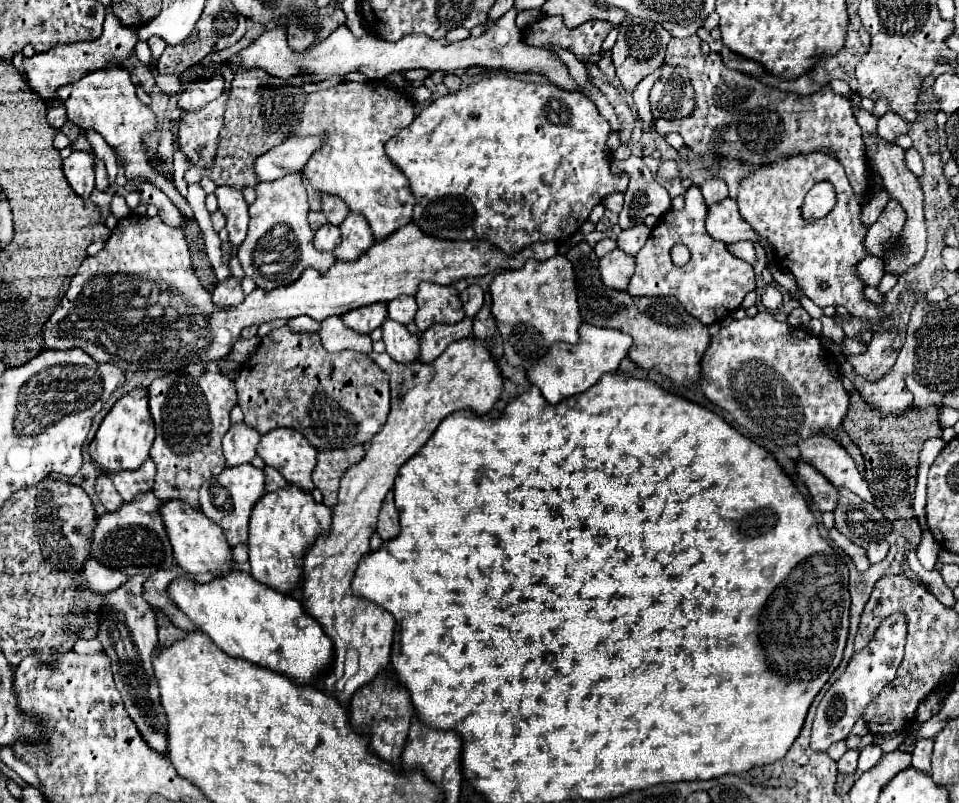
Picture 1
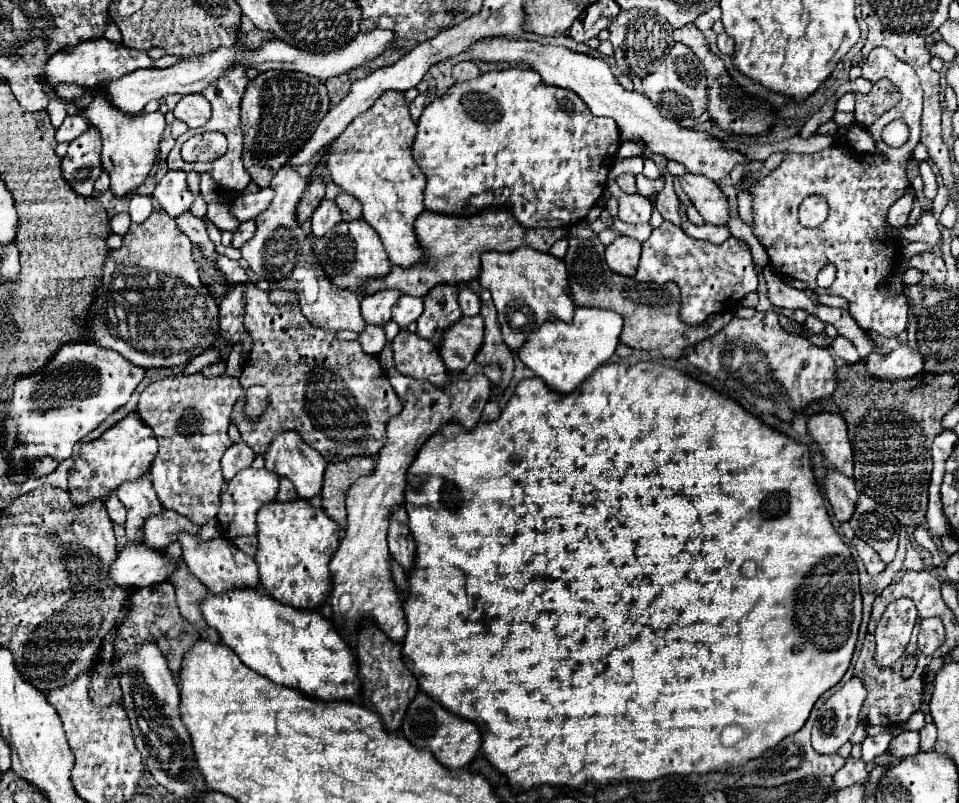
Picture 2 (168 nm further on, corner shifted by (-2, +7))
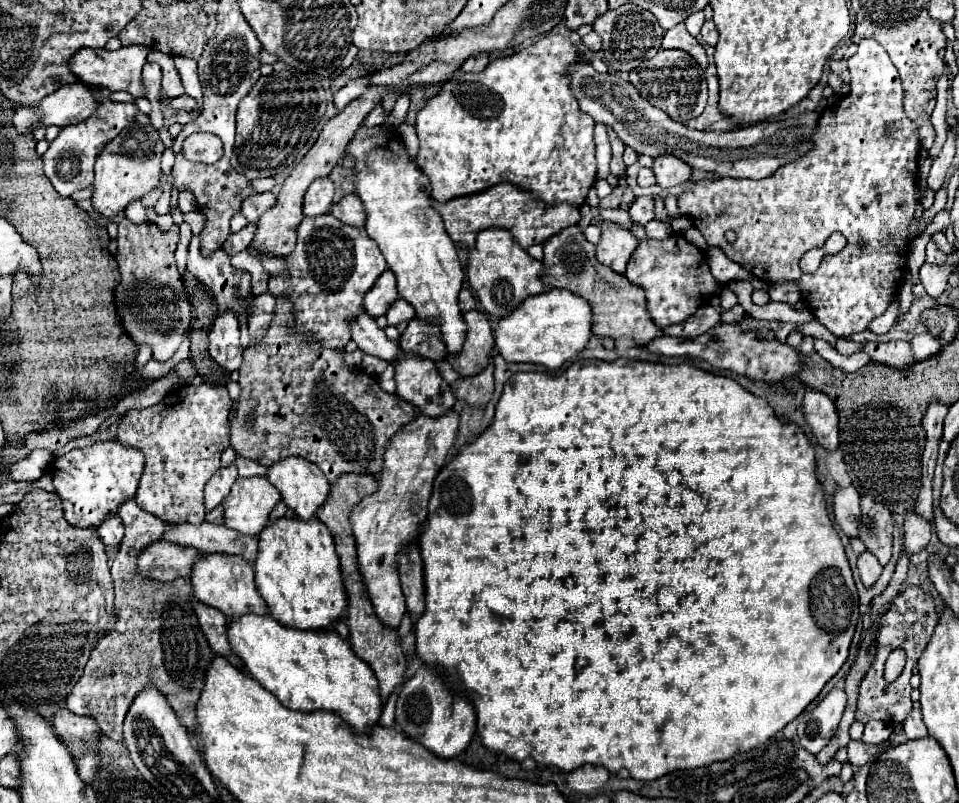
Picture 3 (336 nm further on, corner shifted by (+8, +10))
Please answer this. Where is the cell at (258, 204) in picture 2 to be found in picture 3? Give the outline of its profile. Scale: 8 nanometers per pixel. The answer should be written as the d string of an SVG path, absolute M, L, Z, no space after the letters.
M264 191L264 193L258 193L258 195L246 197L246 199L242 201L242 211L240 211L240 213L242 213L248 221L256 223L256 221L262 217L262 213L274 205L274 201L276 201L276 197L274 197L272 191Z

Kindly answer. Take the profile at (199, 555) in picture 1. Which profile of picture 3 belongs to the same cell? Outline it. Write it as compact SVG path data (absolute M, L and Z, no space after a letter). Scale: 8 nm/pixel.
M200 555L200 559L192 567L192 591L210 607L220 609L226 617L238 617L244 613L266 613L266 603L256 591L254 585L254 569L246 559L234 555Z

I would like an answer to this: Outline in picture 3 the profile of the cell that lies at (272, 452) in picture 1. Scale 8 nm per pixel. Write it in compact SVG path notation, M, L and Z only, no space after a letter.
M298 457L282 459L282 463L274 463L274 467L268 467L266 479L282 493L286 505L294 509L296 515L302 519L312 519L318 507L326 501L330 491L330 483L326 475L322 475L322 471L318 471L318 467L314 467L314 463L310 463L308 459L298 459Z

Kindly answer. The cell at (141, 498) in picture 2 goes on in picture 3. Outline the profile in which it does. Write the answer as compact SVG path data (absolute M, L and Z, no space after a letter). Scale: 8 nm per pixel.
M126 499L126 503L118 507L118 515L124 521L126 533L122 537L118 555L112 561L110 573L115 588L114 631L126 635L126 641L98 641L94 645L84 667L84 675L78 679L66 699L66 707L70 707L70 711L76 715L94 717L104 735L124 743L124 715L138 691L142 691L142 687L150 681L168 697L168 703L176 711L182 725L188 731L194 731L194 707L202 691L206 665L214 653L202 635L202 629L198 627L194 611L186 599L192 593L190 579L160 583L140 577L136 573L136 553L160 539L164 533L164 523L156 515L142 511L136 499Z

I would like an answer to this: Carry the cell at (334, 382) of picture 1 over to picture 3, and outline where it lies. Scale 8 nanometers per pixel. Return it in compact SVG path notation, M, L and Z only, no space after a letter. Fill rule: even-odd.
M276 297L276 309L274 309L274 315L272 315L272 323L270 323L270 327L266 329L262 341L254 341L254 339L252 339L252 343L244 349L244 361L242 361L242 365L240 365L240 379L238 379L240 387L242 387L242 393L240 393L240 397L238 397L238 399L234 401L234 405L232 405L234 417L228 419L230 443L232 443L234 451L236 451L240 457L252 459L252 461L256 461L256 463L260 463L260 465L266 465L266 467L272 465L272 463L276 463L276 461L280 461L280 459L284 459L284 457L298 455L298 457L304 457L304 459L316 463L316 465L324 471L324 475L328 477L328 481L334 481L338 475L350 473L350 471L354 471L354 473L372 473L372 475L374 475L374 473L380 473L380 471L382 471L382 455L384 455L384 449L386 449L386 441L388 441L404 423L408 423L408 421L412 421L412 419L416 417L416 407L414 407L412 403L400 399L396 393L390 395L390 393L382 391L380 385L378 385L378 381L376 381L376 377L366 375L364 371L356 371L356 369L346 367L344 357L346 357L346 351L334 351L334 349L330 349L330 347L318 347L318 343L314 343L314 339L310 339L310 335L302 335L302 333L298 331L298 325L294 323L294 309L292 309L290 299L286 299L286 297ZM246 403L248 403L250 407L254 407L254 427L252 427L250 431L244 431L244 429L242 429L242 421L244 421L244 417L246 417Z

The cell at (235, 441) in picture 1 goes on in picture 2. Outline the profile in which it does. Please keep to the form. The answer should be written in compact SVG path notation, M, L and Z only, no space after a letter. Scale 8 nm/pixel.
M244 442L232 444L226 450L224 458L222 458L222 476L224 476L224 482L232 480L240 470L250 468L252 460L254 460L254 454L252 454L252 450L248 450L248 446L244 446Z

